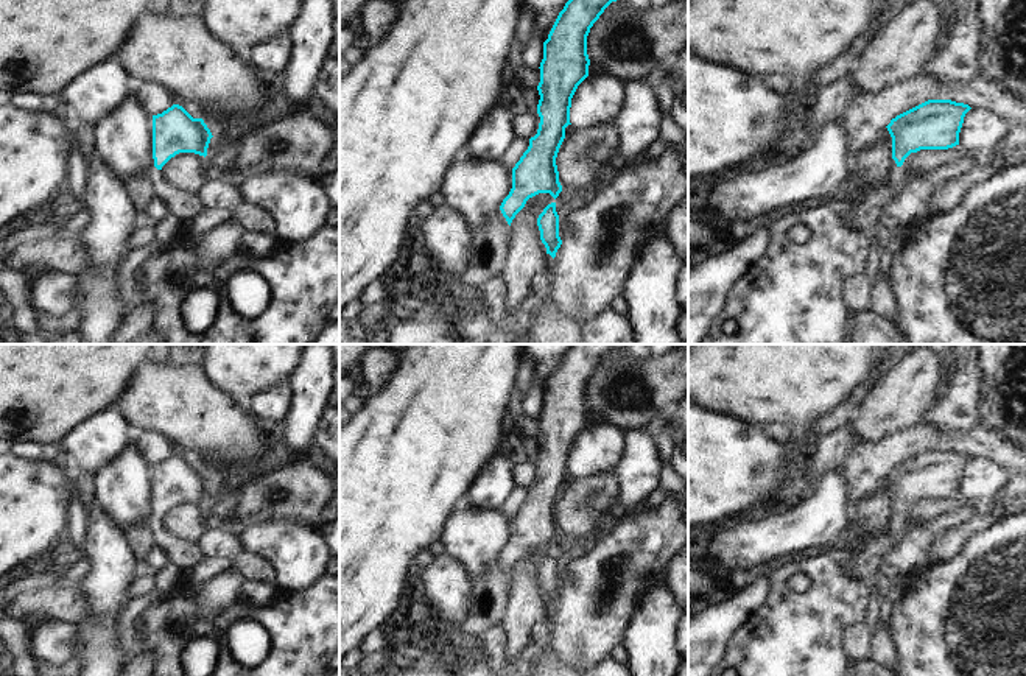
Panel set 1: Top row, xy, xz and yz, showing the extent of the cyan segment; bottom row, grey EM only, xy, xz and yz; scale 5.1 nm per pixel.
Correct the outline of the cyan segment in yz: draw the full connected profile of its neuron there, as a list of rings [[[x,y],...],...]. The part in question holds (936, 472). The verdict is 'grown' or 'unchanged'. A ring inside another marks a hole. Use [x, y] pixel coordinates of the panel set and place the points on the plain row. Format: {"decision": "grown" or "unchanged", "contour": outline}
{"decision": "grown", "contour": [[[928,449],[897,464],[880,480],[880,486],[892,491],[892,512],[883,530],[892,545],[905,534],[906,514],[917,500],[959,494],[964,466],[970,458],[951,449]]]}

